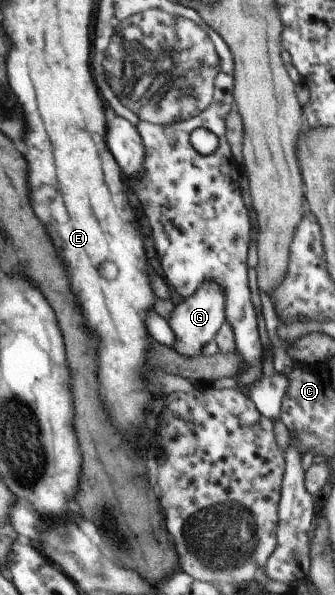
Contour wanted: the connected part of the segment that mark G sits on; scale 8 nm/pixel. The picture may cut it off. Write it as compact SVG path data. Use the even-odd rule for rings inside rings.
M205 280L205 282L201 282L201 286L191 296L174 305L166 320L169 330L173 332L173 346L171 348L177 354L187 358L201 355L203 346L209 340L213 340L215 332L219 330L226 319L224 301L224 292L219 288L219 284L215 284L213 280Z

